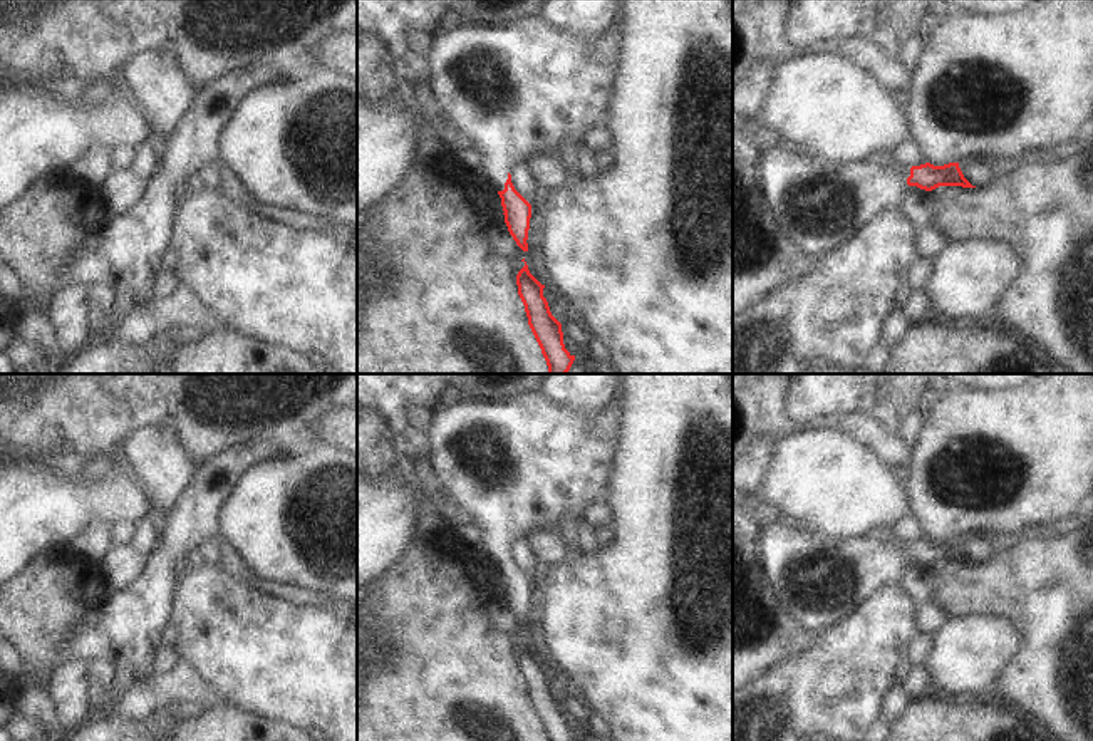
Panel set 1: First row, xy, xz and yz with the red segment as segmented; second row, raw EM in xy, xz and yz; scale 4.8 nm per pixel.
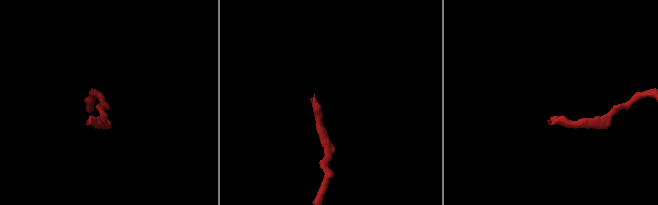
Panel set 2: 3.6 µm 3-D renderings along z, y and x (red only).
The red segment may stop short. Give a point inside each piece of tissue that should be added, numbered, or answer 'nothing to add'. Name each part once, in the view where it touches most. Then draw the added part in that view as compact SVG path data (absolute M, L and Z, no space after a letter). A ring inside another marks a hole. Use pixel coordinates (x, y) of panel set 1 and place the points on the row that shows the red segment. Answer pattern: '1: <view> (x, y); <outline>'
1: xz (515, 91); M536 15L506 25L466 25L449 20L431 32L426 55L431 91L454 129L464 134L479 153L479 173L496 191L505 189L508 173L518 161L557 154L565 137L572 137L580 146L590 126L607 126L619 35L620 23L614 23L598 40L587 44L555 30Z

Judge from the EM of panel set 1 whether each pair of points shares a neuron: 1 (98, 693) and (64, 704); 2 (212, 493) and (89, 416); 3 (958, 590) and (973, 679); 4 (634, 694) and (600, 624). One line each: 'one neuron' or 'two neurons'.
1: two neurons
2: two neurons
3: two neurons
4: one neuron

